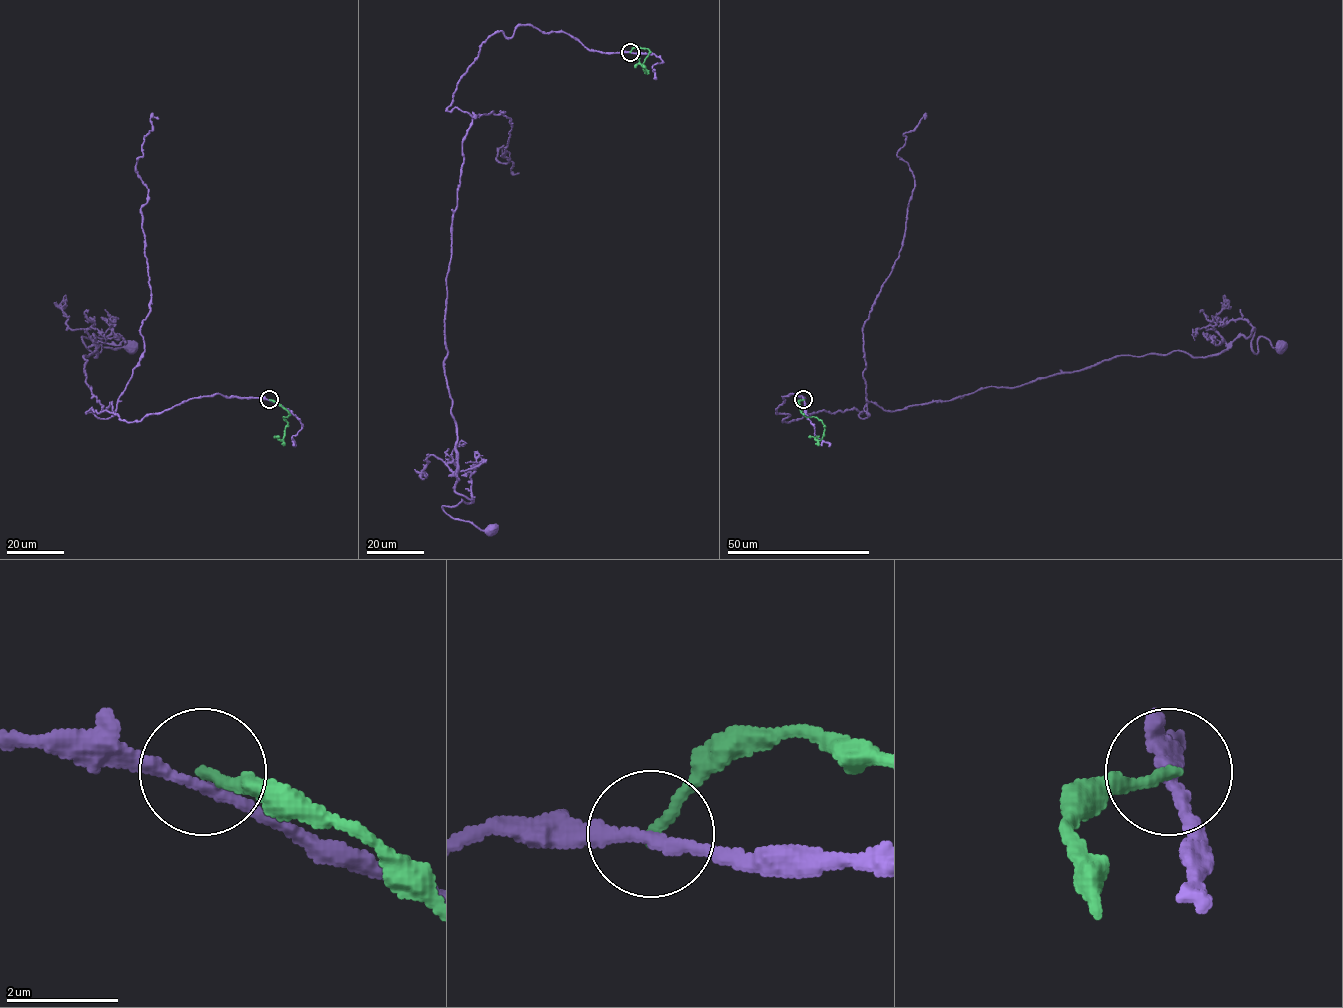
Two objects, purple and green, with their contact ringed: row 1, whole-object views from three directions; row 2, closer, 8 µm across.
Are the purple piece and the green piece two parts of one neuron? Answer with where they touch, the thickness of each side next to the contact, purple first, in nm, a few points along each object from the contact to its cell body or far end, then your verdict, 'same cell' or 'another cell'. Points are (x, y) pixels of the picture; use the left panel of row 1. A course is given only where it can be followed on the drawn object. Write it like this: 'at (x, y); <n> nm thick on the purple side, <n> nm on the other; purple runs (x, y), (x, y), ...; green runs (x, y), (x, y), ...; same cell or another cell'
at (269, 399); 200 nm thick on the purple side, 190 nm on the other; purple runs (269, 400), (86, 411), (114, 414), (83, 357), (112, 330), (98, 353), (82, 337), (130, 346); green runs (269, 400), (278, 402), (289, 413), (283, 417), (287, 425), (282, 440), (276, 436); another cell

